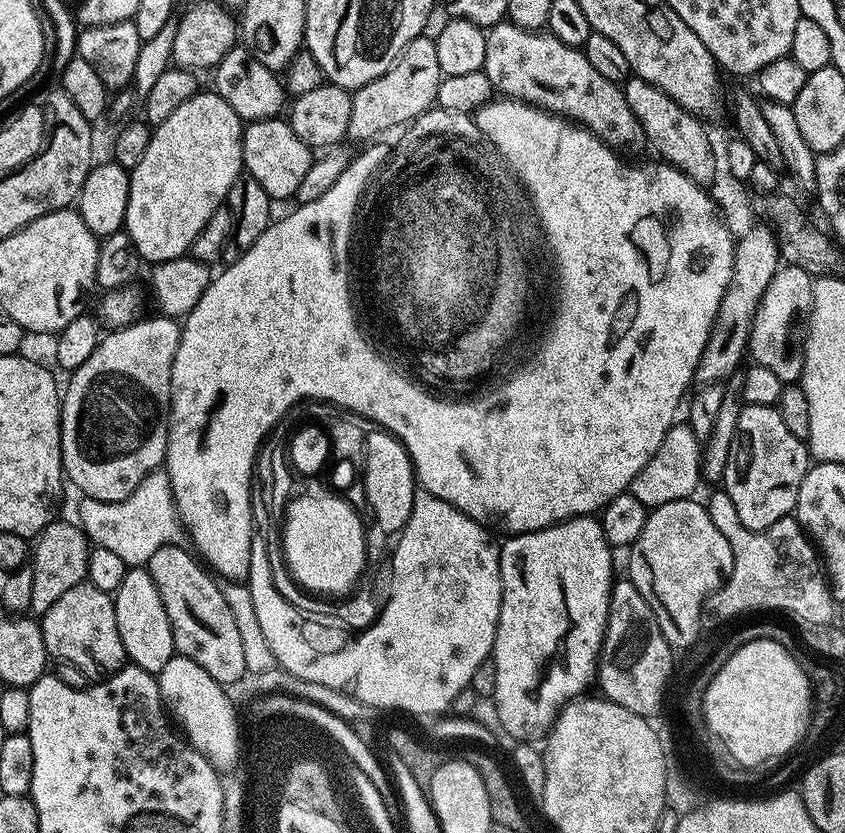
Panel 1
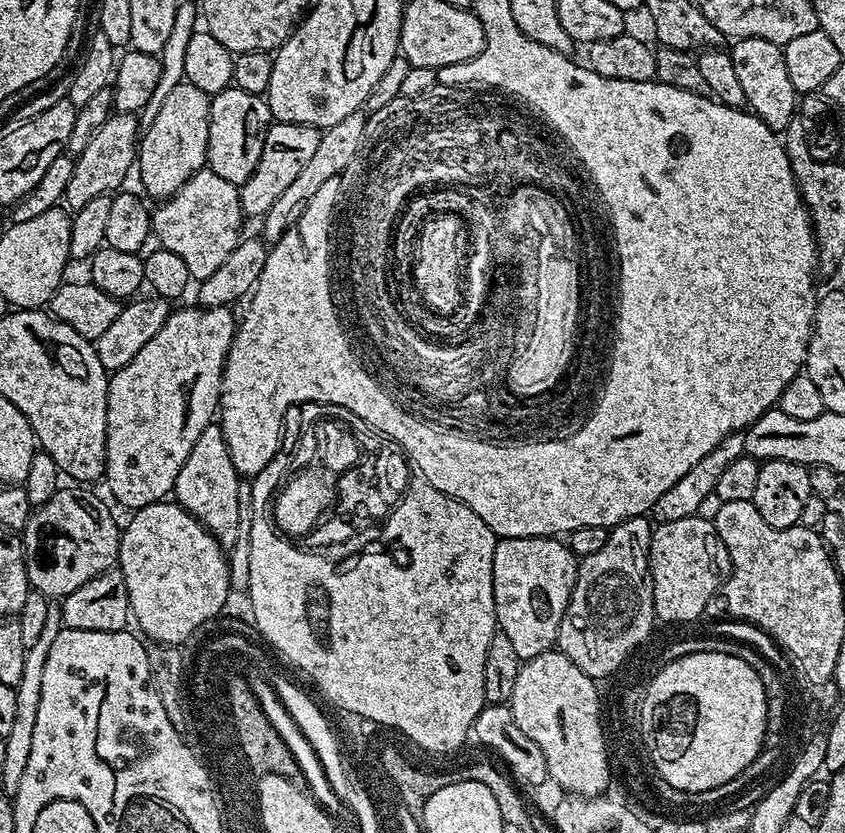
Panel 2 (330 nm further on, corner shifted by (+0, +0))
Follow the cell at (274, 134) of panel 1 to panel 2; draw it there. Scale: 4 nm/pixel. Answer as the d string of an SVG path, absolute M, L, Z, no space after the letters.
M235 86L215 93L208 106L207 167L218 174L218 178L226 178L226 182L237 186L246 183L258 166L258 158L262 158L262 146L271 123L272 111L264 96L246 94L246 90Z

